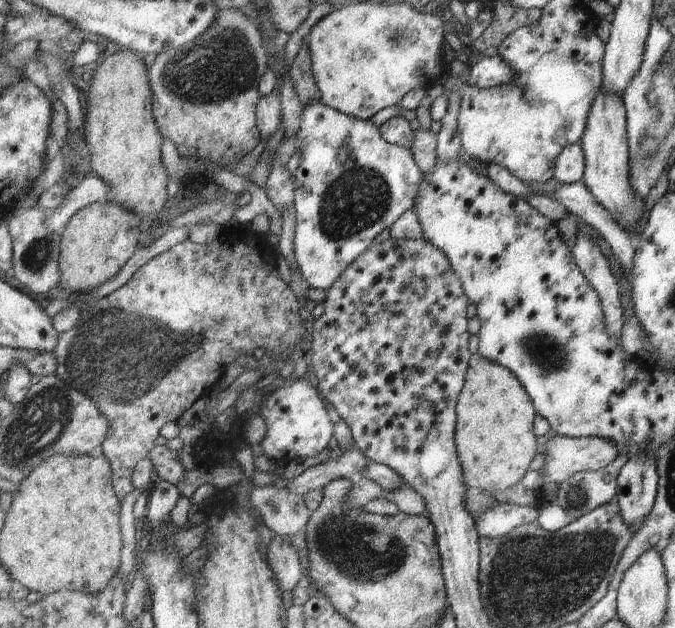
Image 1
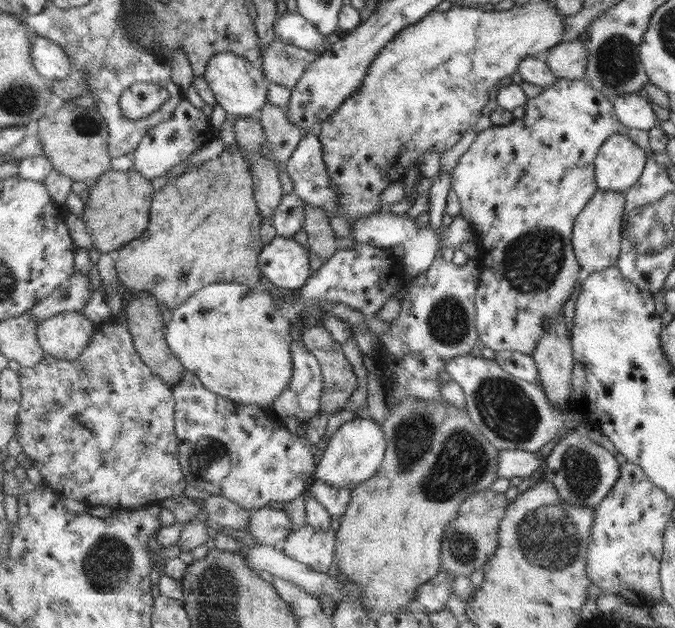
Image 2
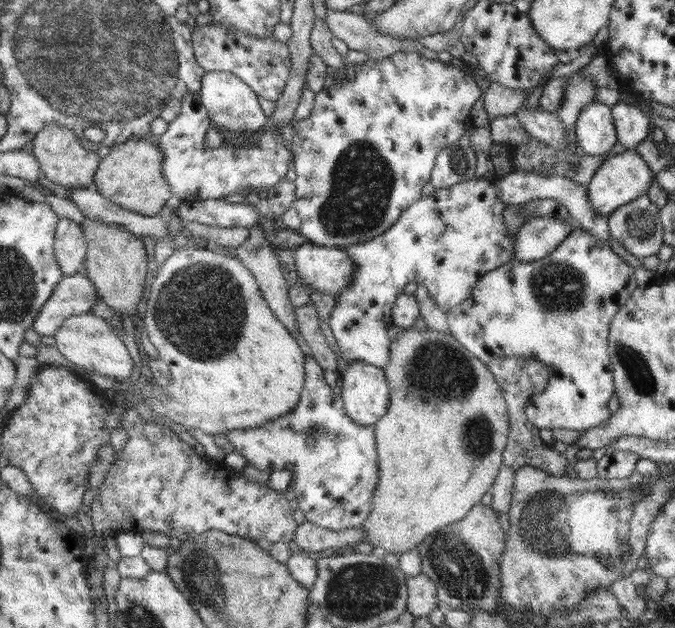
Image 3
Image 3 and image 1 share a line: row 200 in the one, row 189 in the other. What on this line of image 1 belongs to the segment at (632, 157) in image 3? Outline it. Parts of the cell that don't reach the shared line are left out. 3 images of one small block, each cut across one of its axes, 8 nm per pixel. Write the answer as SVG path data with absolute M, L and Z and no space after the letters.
M601 88L593 97L593 110L589 111L589 122L585 122L585 138L579 146L584 153L584 174L582 182L593 198L610 214L612 221L627 234L634 225L644 201L639 200L628 183L628 150L625 137L625 117L621 97Z

